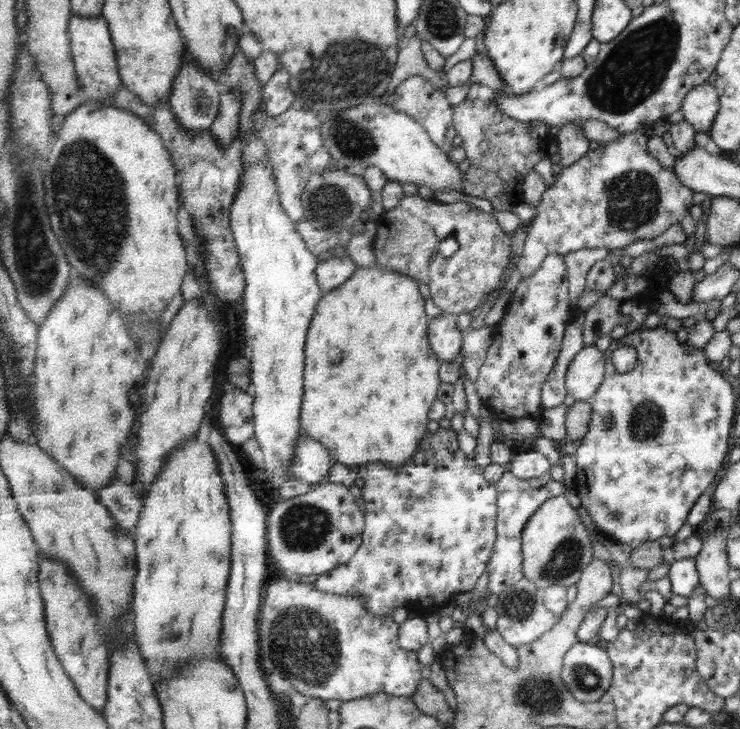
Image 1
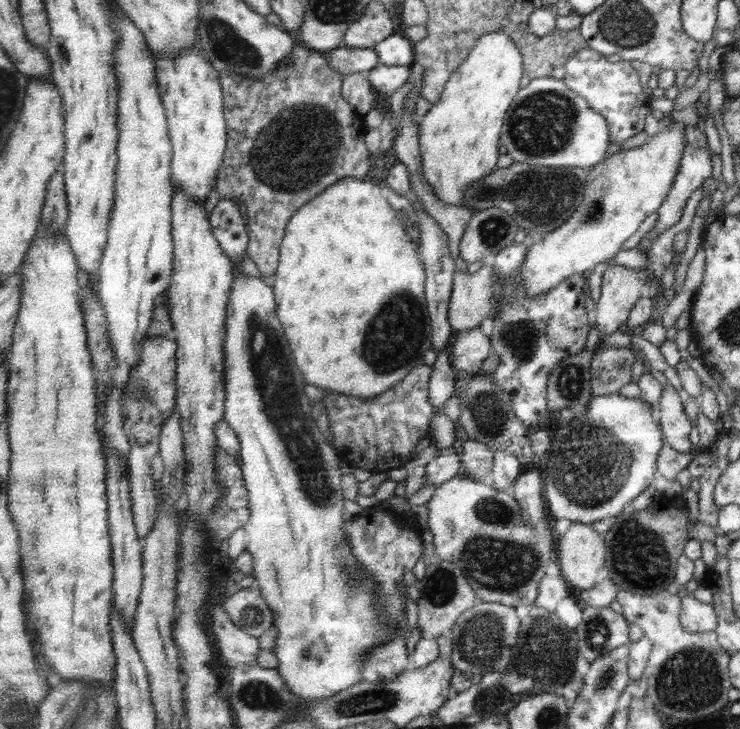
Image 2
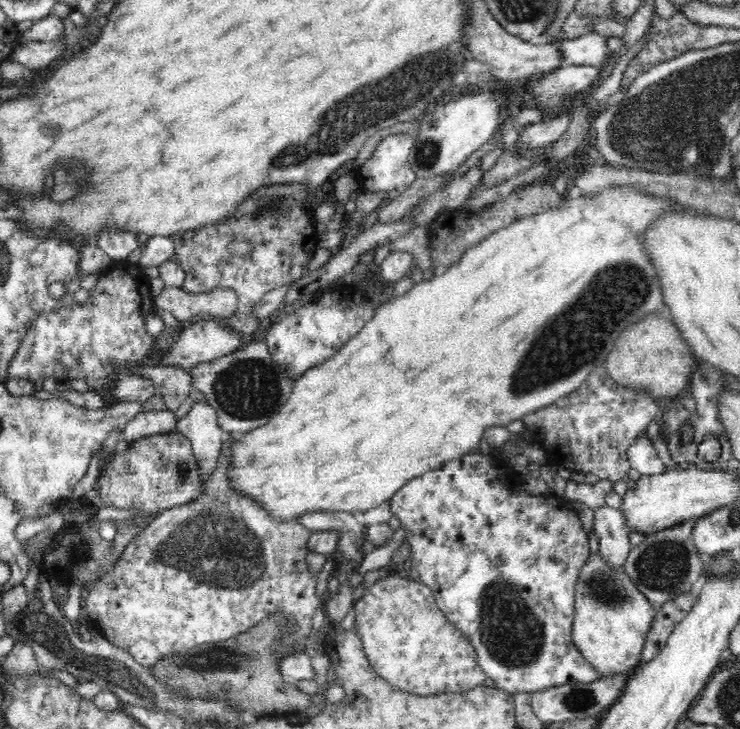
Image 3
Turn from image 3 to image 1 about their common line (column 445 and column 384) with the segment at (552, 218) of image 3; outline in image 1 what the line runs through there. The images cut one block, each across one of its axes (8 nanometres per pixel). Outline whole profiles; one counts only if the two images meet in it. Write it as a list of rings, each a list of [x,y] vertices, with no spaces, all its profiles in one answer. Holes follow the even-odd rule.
[[[378,266],[376,268],[357,268],[357,272],[348,282],[337,286],[333,292],[324,293],[322,300],[319,301],[317,314],[311,320],[310,333],[306,342],[306,369],[304,372],[306,393],[302,408],[302,427],[307,436],[318,440],[330,450],[331,458],[335,463],[360,468],[370,462],[385,462],[387,466],[403,468],[419,452],[419,444],[427,434],[429,412],[437,400],[437,390],[442,382],[440,378],[442,361],[435,354],[430,343],[430,319],[425,312],[425,300],[419,292],[416,280],[397,271]]]

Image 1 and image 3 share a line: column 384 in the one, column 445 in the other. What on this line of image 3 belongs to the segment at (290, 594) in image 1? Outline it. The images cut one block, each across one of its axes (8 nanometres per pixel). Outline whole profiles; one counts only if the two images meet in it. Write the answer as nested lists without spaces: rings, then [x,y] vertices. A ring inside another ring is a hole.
[[[397,574],[381,577],[355,601],[354,609],[354,626],[360,630],[370,666],[394,689],[427,697],[464,692],[484,685],[487,676],[477,663],[477,654],[469,638],[446,619],[436,602],[434,591],[423,582],[402,578]]]

